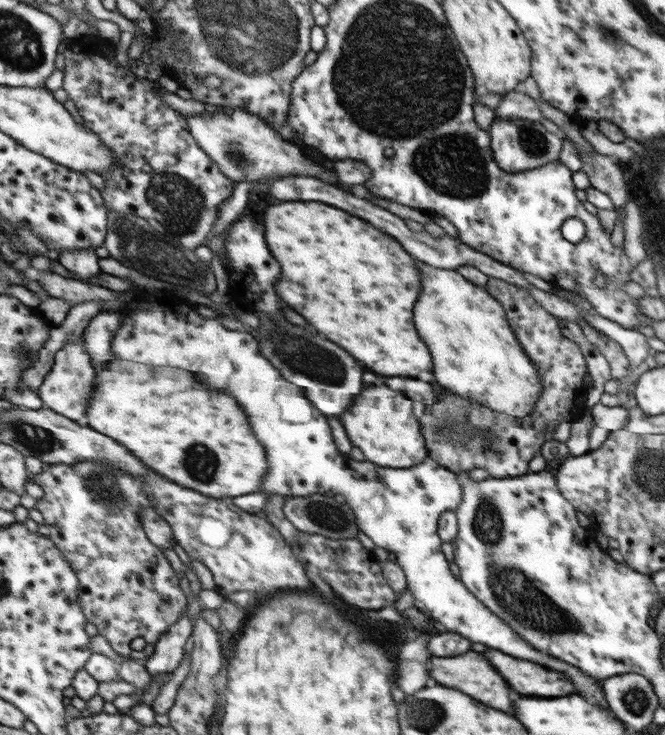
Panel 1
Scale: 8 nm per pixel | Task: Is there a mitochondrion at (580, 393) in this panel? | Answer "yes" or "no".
no

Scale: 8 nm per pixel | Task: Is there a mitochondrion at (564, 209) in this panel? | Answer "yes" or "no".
no

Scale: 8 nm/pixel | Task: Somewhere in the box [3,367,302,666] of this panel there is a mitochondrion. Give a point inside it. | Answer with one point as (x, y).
(37, 439)

